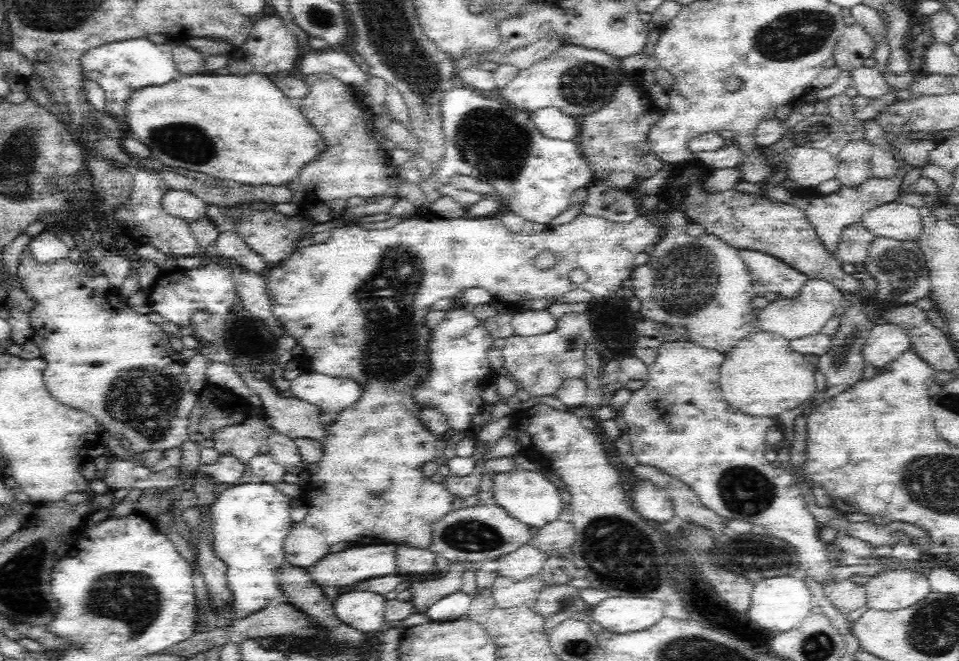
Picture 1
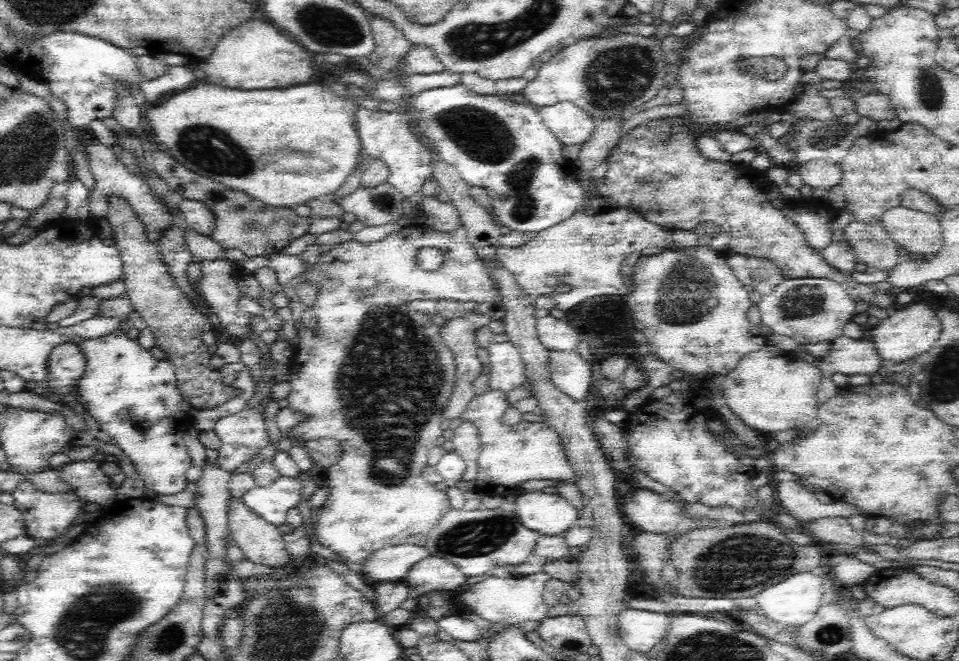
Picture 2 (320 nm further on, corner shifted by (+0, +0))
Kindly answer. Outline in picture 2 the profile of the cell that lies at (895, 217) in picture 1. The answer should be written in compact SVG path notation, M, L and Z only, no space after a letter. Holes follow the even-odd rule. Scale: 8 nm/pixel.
M902 205L884 214L883 228L911 257L934 256L943 245L943 229L938 217Z

